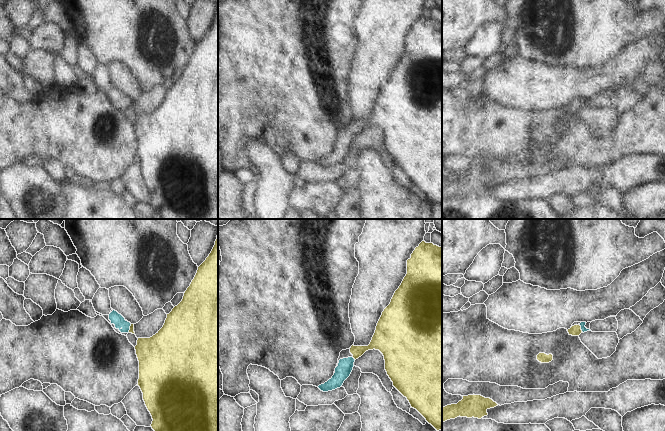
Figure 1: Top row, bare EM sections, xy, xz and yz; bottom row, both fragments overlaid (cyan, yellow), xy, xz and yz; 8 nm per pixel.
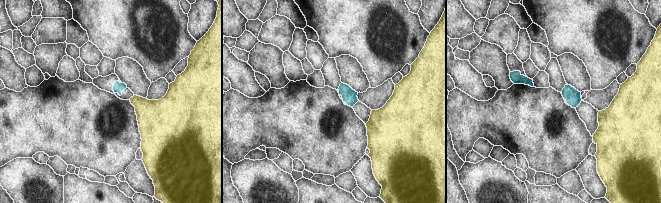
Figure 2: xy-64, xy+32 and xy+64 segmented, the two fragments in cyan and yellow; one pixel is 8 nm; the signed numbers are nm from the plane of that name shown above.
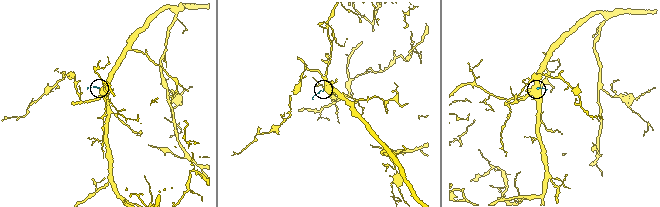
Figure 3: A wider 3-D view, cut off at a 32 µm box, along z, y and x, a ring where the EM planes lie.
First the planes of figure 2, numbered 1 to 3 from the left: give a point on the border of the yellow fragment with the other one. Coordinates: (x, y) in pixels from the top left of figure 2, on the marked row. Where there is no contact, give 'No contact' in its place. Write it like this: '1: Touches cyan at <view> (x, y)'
1: No contact
2: No contact
3: No contact.

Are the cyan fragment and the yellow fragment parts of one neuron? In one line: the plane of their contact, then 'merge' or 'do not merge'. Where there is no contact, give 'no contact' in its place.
yz | merge

